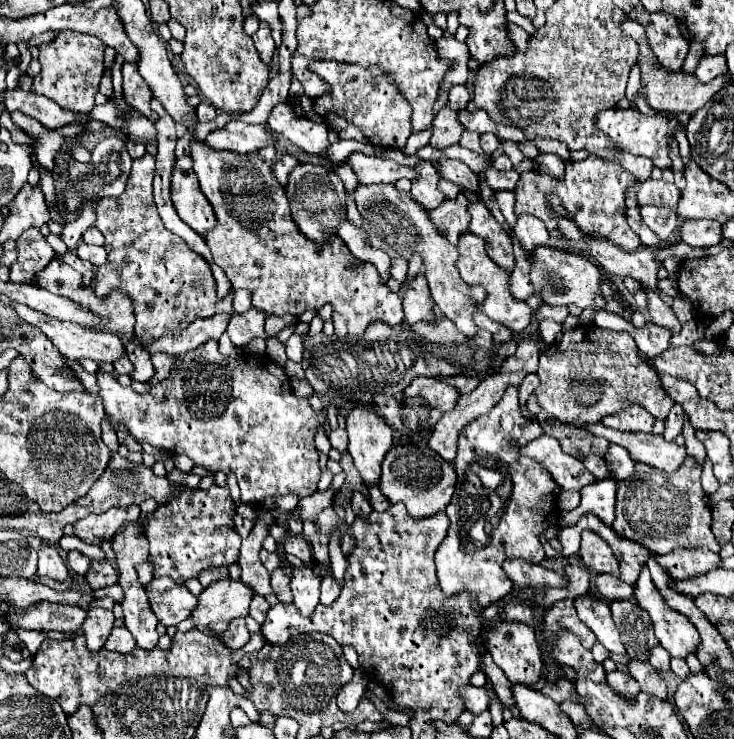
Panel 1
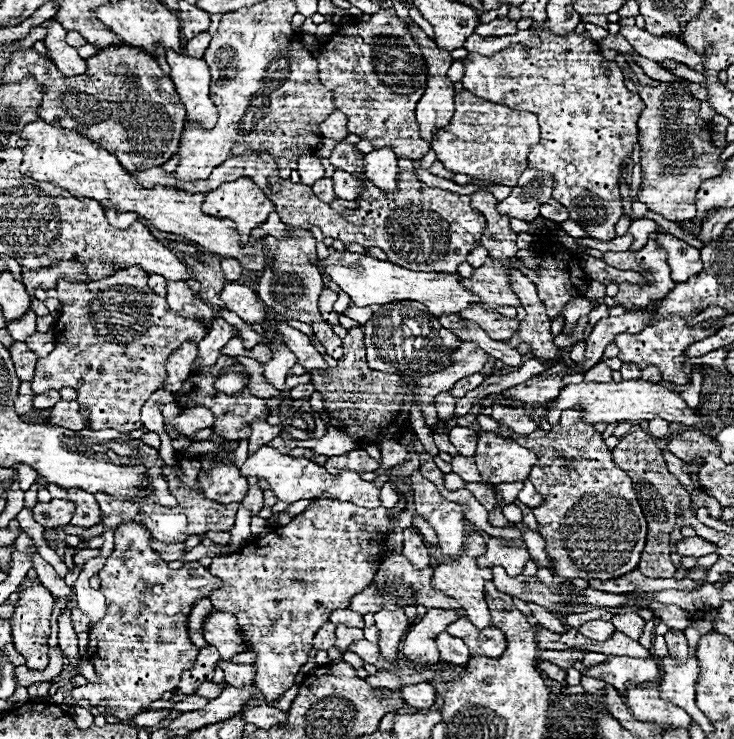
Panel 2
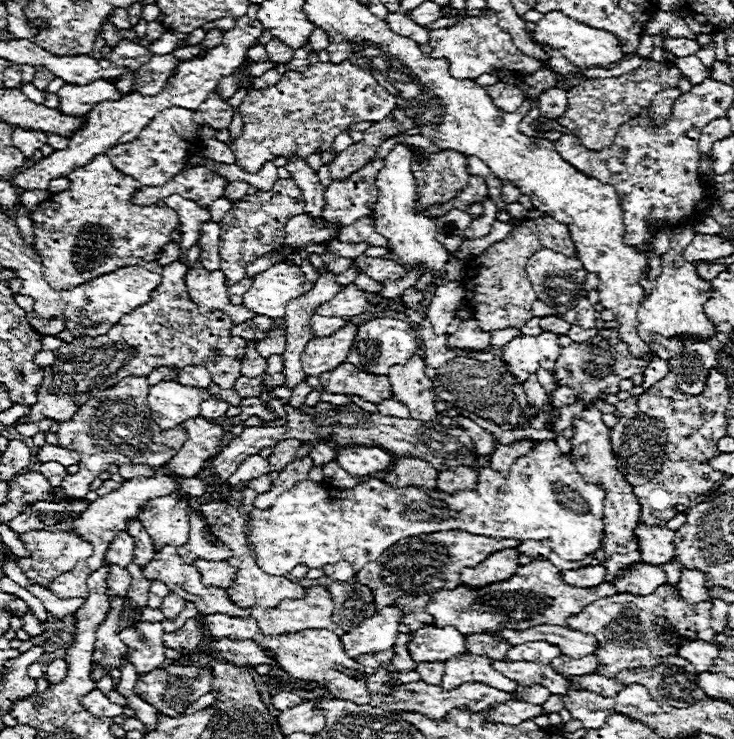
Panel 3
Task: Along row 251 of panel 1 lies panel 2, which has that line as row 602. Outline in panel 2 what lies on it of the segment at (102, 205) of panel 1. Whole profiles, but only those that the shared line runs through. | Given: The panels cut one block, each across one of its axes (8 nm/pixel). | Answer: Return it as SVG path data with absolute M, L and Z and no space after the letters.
M140 522L116 526L114 538L114 552L98 572L100 592L106 596L106 614L90 628L88 642L98 684L74 688L70 696L76 702L88 700L92 706L106 700L106 710L114 718L130 722L138 712L160 700L164 692L174 692L182 672L194 666L198 648L188 638L186 616L194 600L206 598L214 588L220 588L220 580L198 562L188 562L178 570L168 568L160 554L150 548L150 532Z

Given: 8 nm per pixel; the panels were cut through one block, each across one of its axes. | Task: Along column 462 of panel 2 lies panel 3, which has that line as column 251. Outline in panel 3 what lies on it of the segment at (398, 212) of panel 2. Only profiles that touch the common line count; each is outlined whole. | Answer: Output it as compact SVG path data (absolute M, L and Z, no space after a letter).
M276 180L274 188L268 192L256 192L252 196L242 196L240 204L232 204L230 212L222 220L220 232L220 270L226 274L226 284L232 286L246 278L246 264L254 262L258 256L278 250L284 244L284 226L286 222L304 212L302 190L294 180Z

